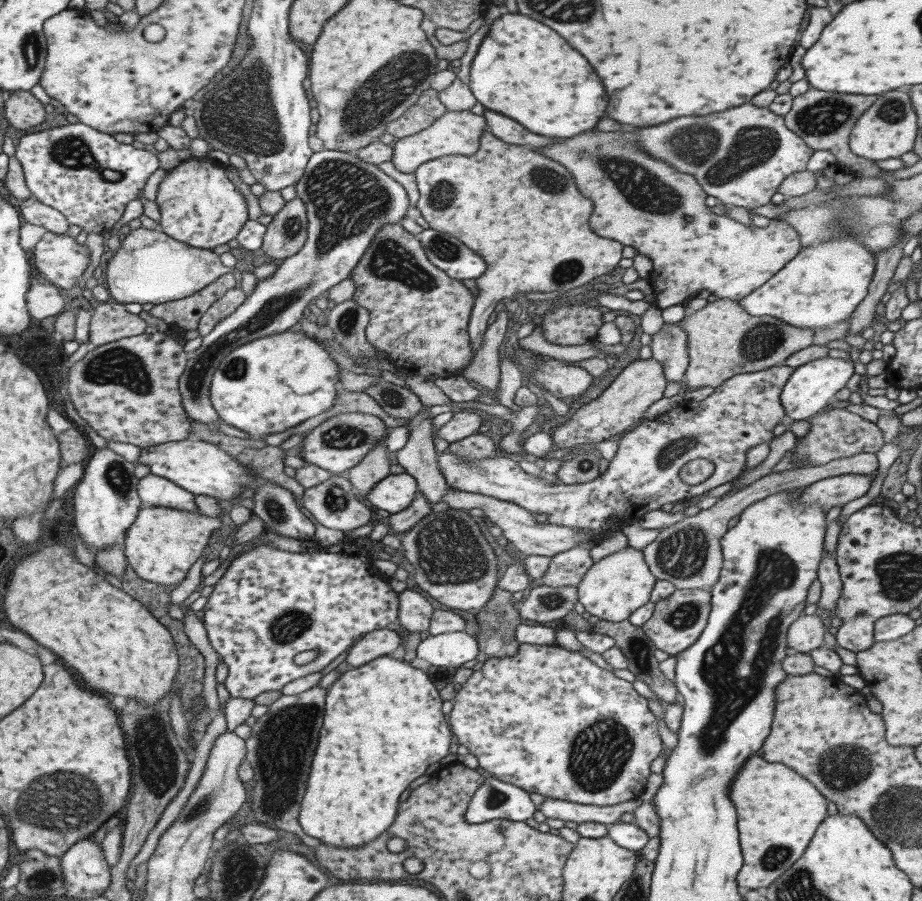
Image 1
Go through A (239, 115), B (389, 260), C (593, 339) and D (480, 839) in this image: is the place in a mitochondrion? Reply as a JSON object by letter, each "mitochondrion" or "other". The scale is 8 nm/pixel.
{"A":"mitochondrion","B":"mitochondrion","C":"other","D":"other"}

